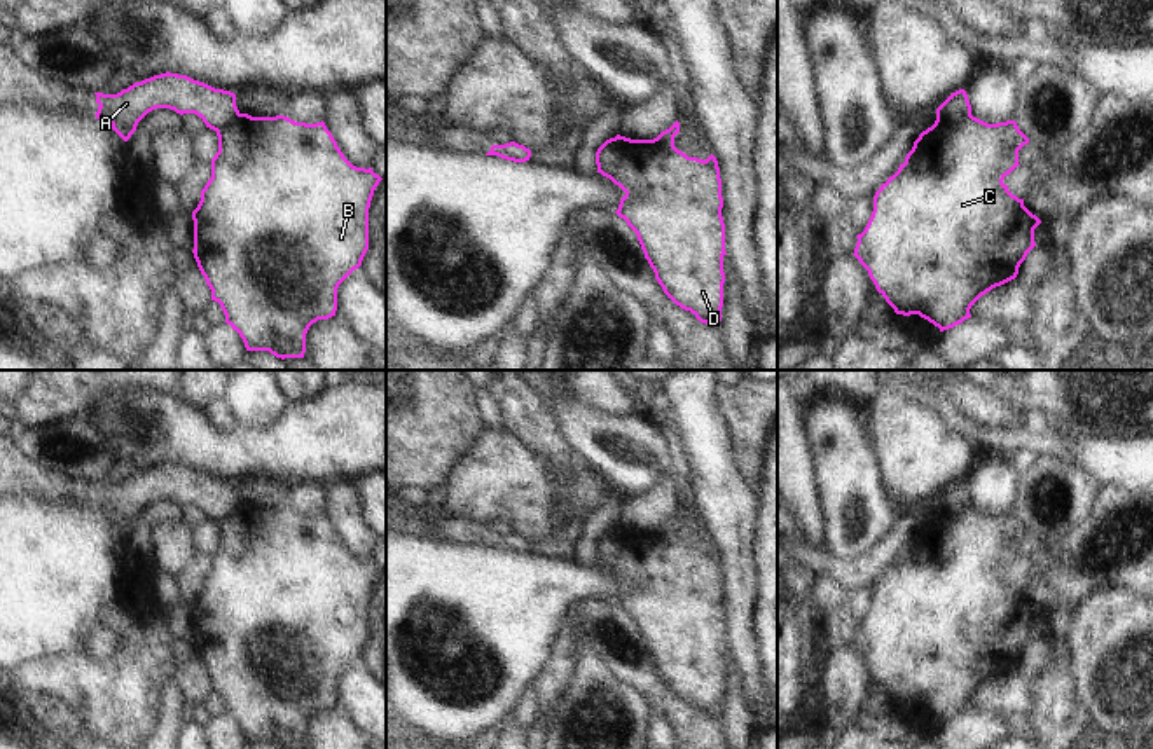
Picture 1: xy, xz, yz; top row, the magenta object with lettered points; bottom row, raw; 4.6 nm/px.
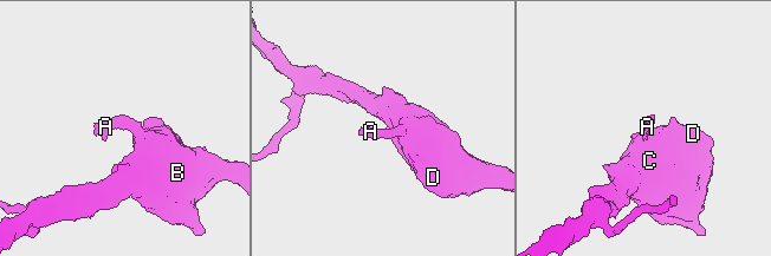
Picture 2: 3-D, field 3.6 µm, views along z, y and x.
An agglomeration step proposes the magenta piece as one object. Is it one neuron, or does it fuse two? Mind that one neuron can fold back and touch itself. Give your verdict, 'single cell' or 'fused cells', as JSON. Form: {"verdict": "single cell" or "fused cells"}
{"verdict": "fused cells"}

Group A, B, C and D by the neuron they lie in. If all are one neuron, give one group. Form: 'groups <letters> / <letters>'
groups A / B C D

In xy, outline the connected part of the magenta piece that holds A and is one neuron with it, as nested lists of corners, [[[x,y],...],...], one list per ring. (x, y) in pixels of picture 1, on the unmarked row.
[[[169,463],[135,473],[117,485],[94,485],[100,496],[94,508],[107,510],[124,533],[155,499],[169,499],[180,506],[196,505],[213,522],[220,522],[239,506],[234,484]]]

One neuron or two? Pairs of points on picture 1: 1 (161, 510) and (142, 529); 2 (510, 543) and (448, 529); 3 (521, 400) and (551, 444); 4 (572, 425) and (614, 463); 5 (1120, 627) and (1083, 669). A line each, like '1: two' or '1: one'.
1: one
2: one
3: one
4: one
5: one

